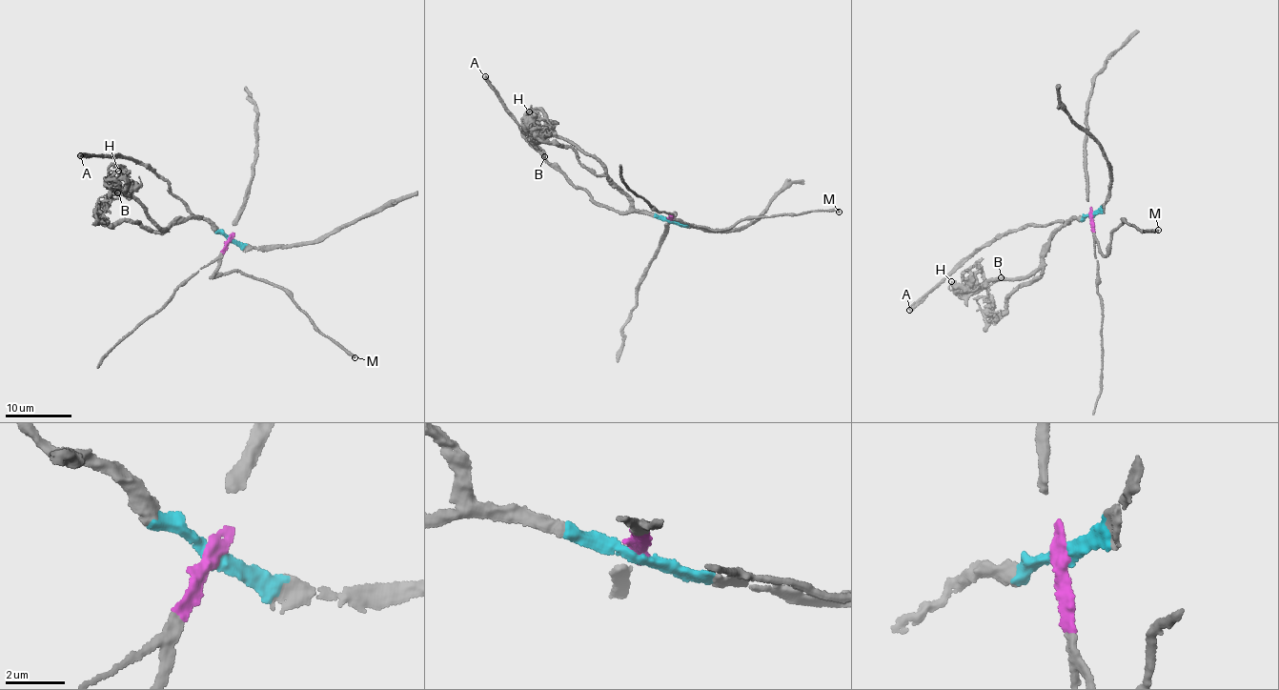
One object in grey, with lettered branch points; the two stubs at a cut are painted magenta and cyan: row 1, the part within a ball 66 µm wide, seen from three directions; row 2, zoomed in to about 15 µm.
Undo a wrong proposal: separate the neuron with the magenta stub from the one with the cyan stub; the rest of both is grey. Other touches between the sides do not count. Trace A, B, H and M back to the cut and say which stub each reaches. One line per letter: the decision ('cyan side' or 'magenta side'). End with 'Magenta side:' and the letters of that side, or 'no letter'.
A: cyan side
B: cyan side
H: cyan side
M: magenta side
Magenta side: M

